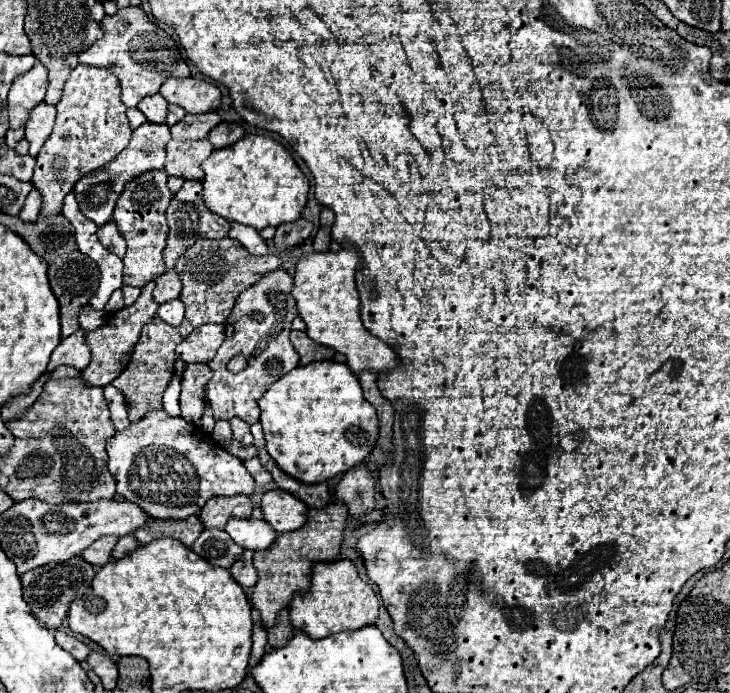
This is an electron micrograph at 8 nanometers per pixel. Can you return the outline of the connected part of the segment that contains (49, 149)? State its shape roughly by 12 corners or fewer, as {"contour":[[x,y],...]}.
{"contour":[[78,64],[36,156],[40,216],[132,136],[118,78]]}

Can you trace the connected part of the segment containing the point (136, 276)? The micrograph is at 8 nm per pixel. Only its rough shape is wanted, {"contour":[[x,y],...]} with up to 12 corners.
{"contour":[[166,170],[130,180],[112,222],[128,246],[124,286],[166,272]]}

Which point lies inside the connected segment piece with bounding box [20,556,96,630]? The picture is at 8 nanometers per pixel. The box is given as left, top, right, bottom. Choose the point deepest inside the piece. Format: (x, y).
(48, 590)

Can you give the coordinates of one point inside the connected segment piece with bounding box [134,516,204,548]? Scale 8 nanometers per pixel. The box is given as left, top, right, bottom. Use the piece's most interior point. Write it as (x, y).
(186, 531)

